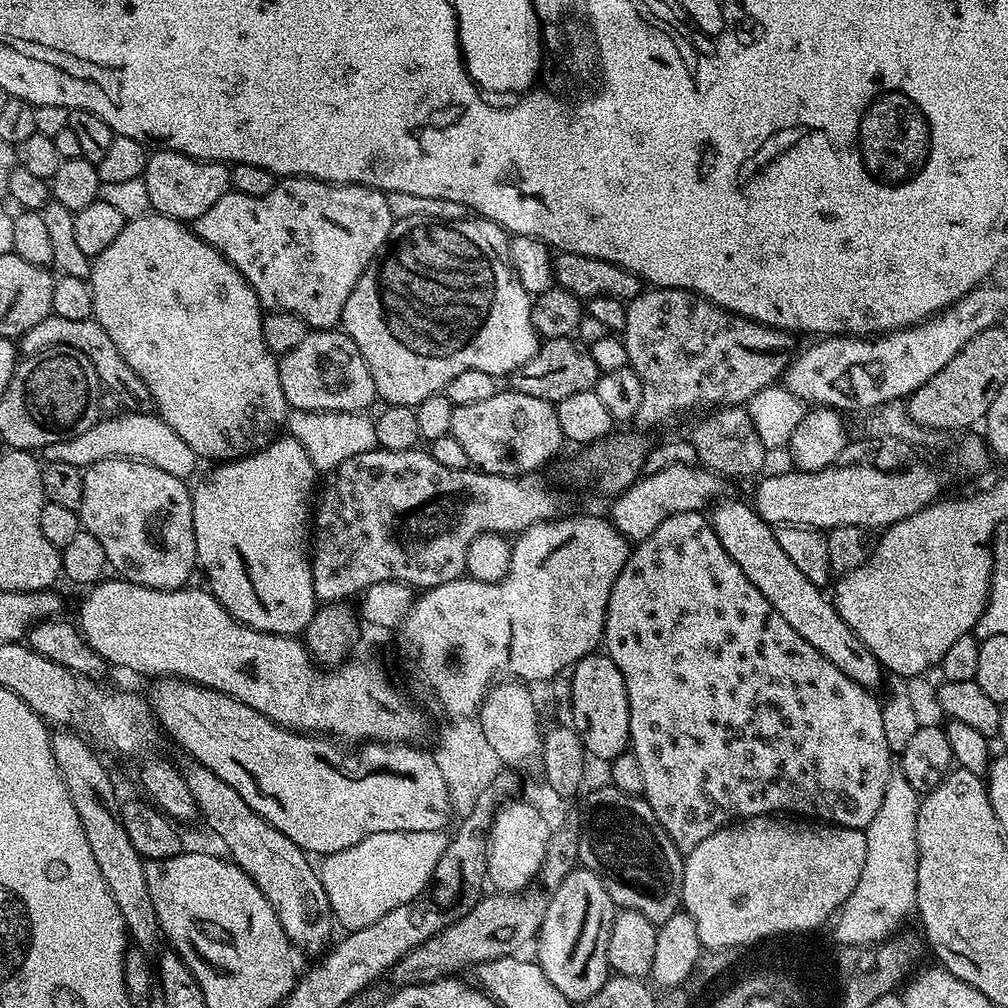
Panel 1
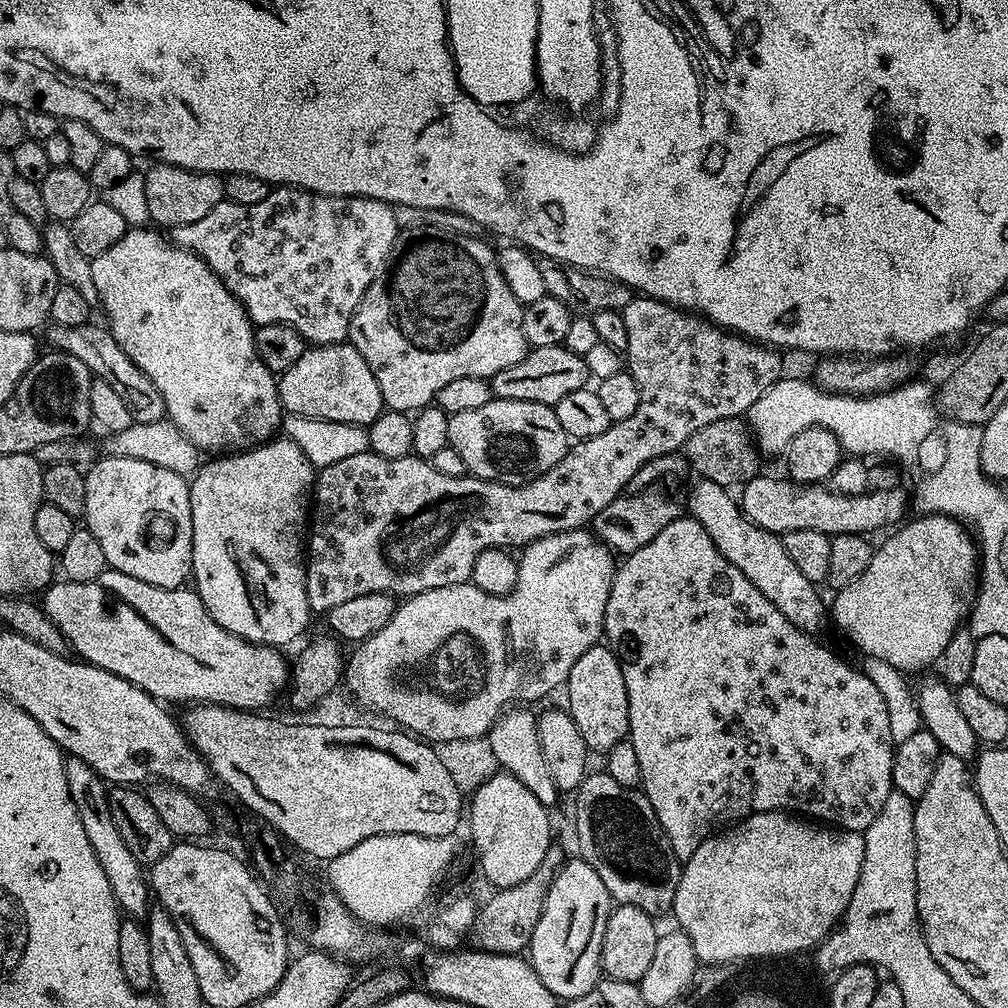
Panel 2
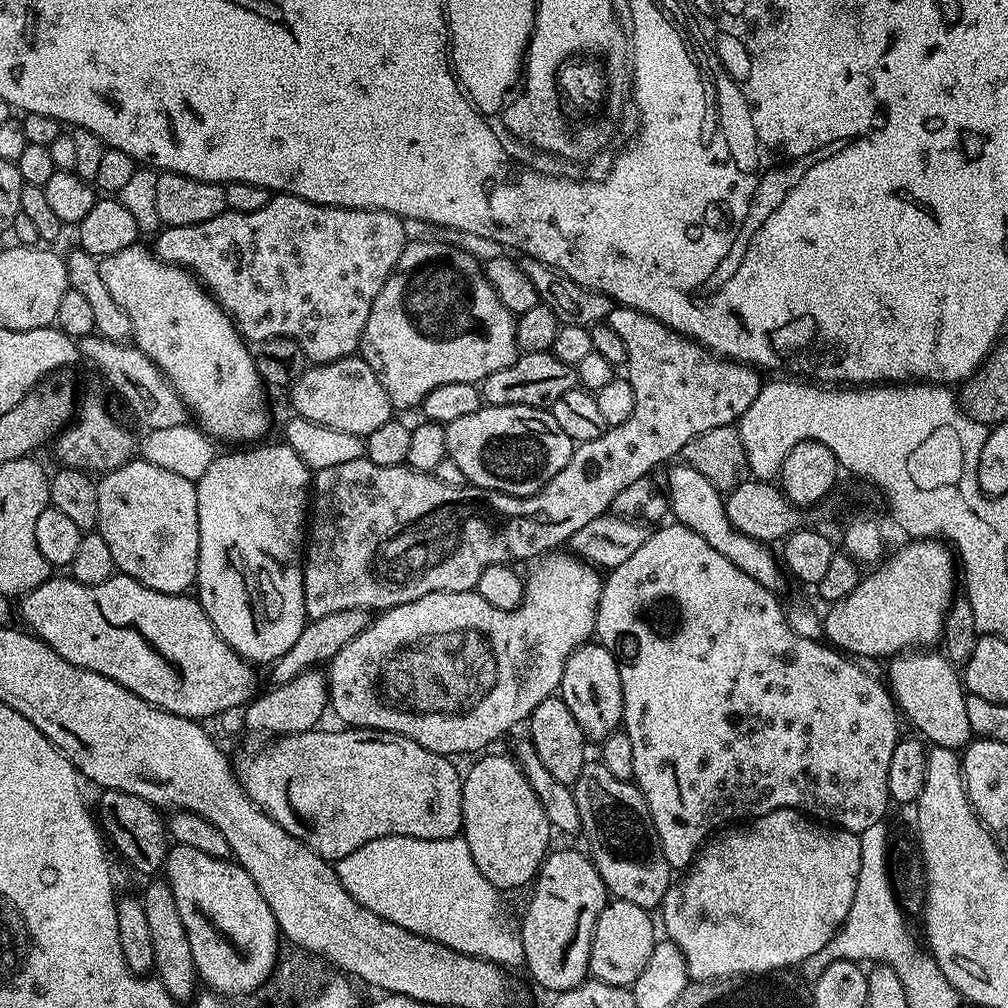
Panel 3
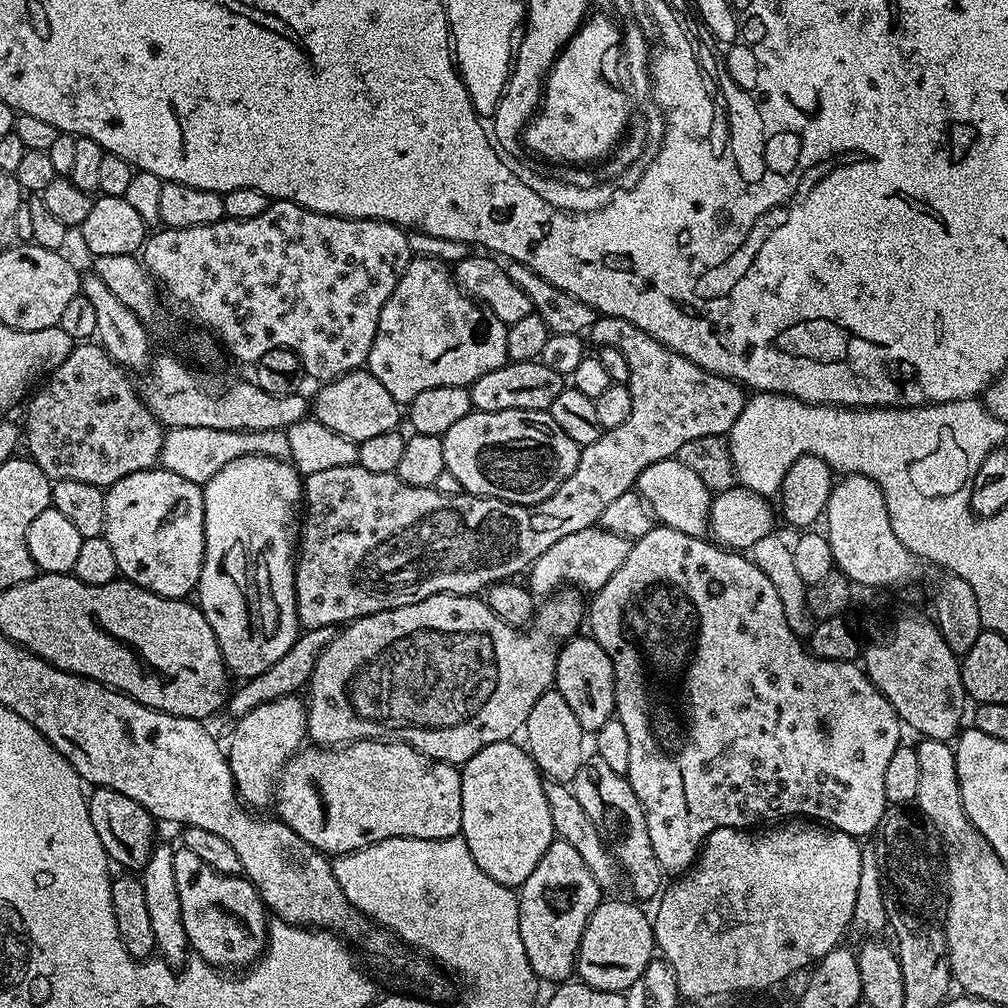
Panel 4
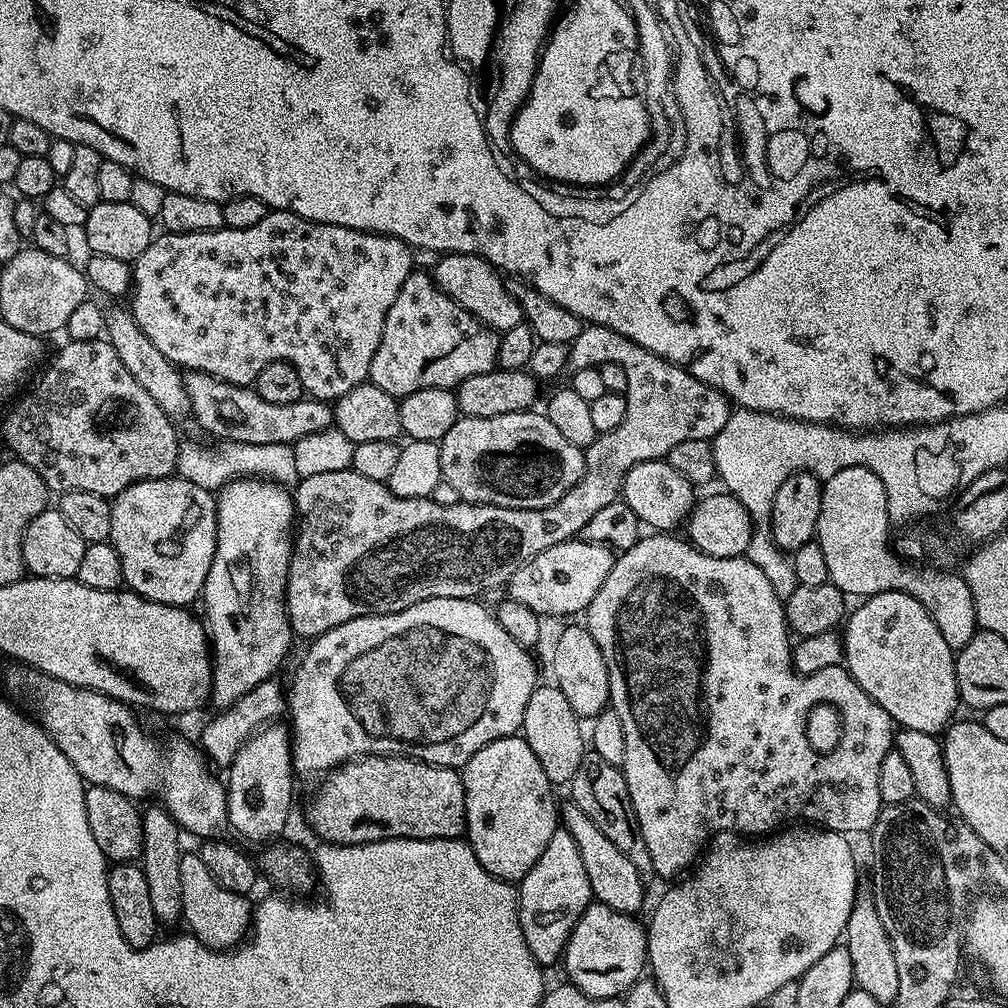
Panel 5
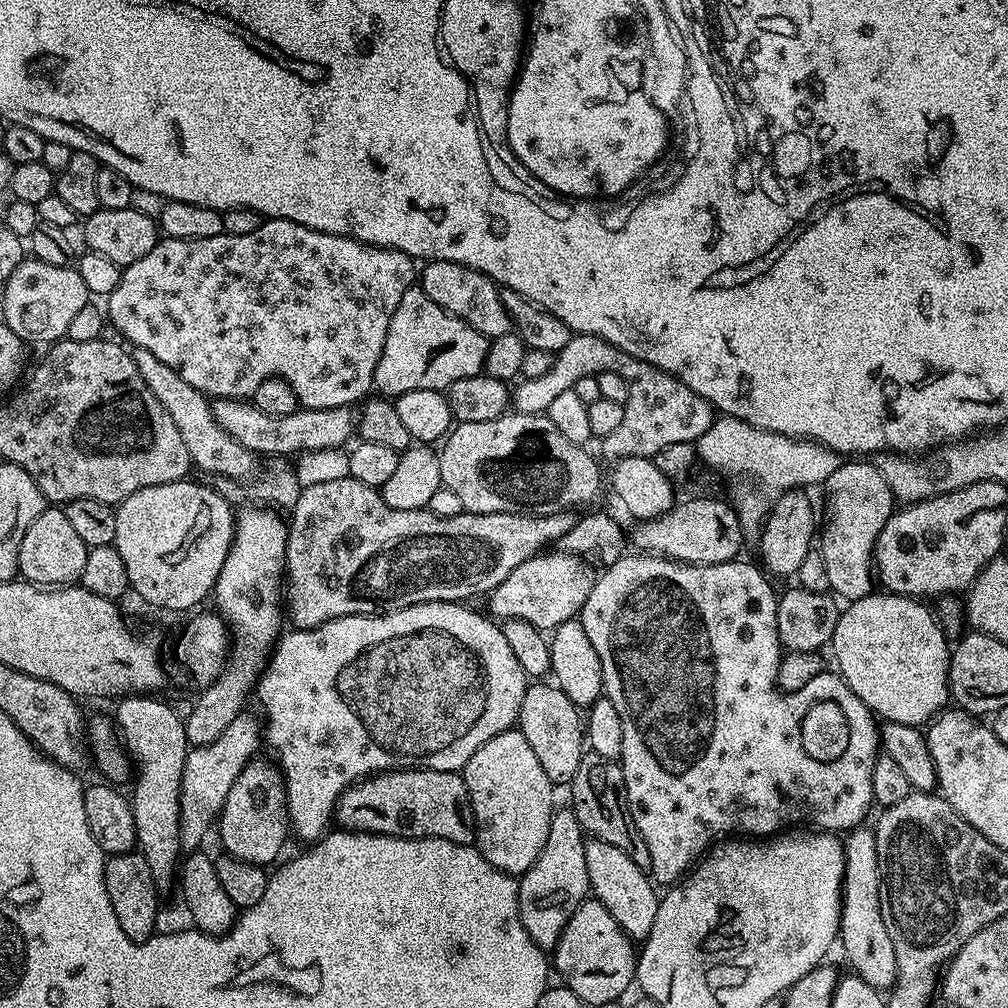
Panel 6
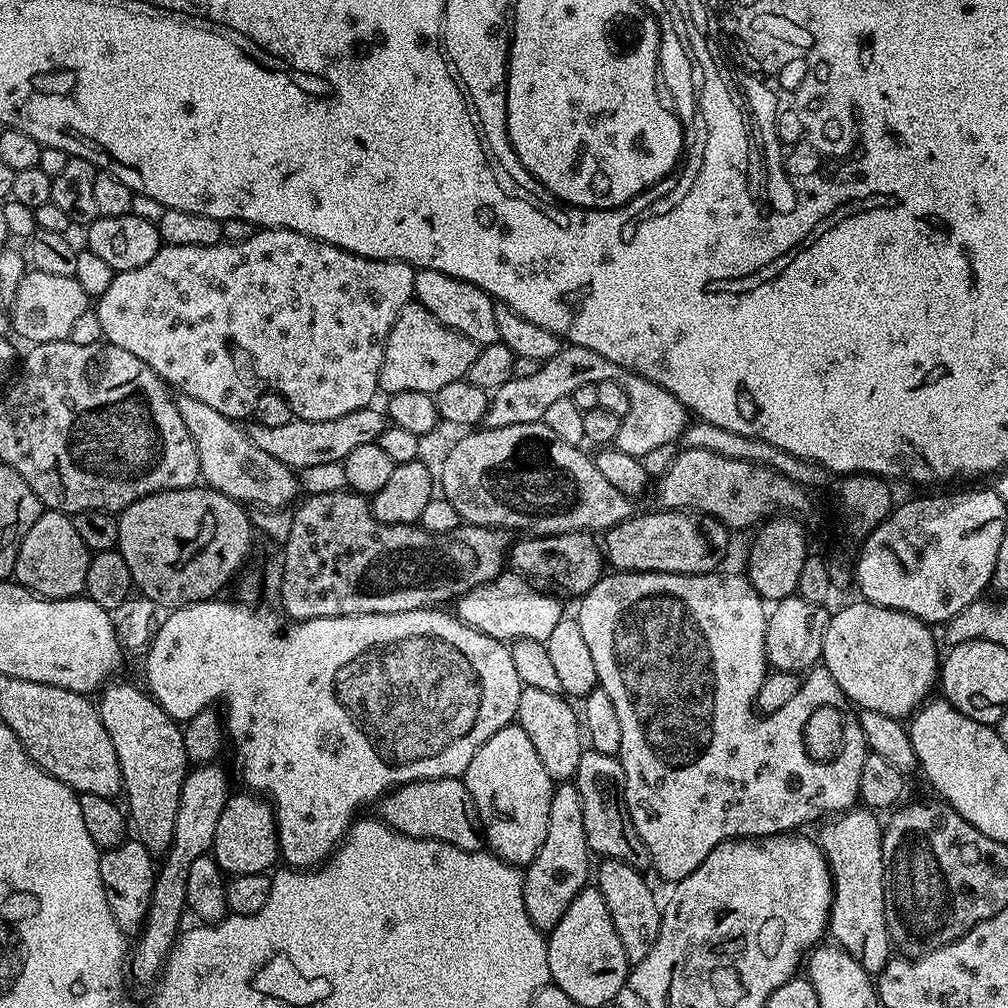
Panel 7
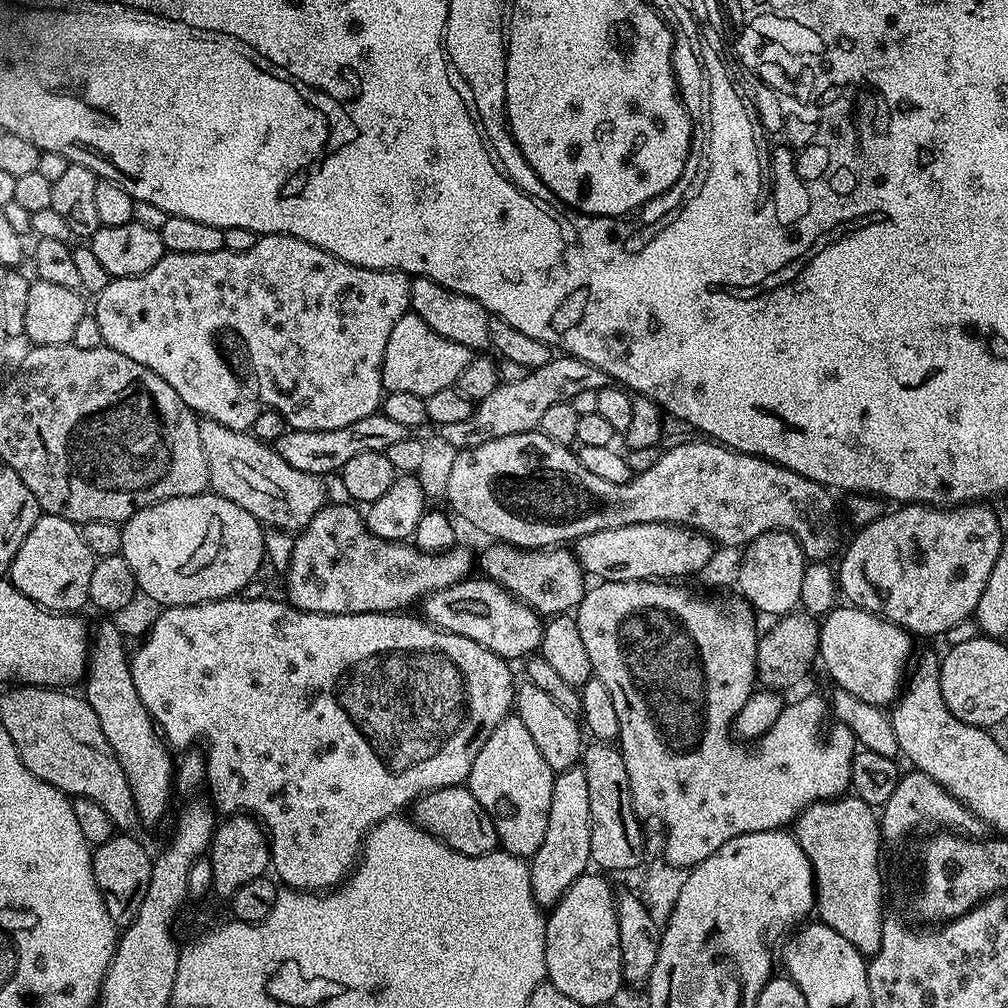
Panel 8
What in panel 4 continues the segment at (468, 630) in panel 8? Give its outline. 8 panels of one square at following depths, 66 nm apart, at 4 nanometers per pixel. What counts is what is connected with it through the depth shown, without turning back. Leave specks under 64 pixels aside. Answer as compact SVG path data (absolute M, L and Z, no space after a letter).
M599 526L566 534L566 538L558 538L558 542L554 542L554 546L550 546L550 550L546 550L546 554L539 556L531 568L527 569L526 587L536 598L547 597L557 586L571 586L595 594L602 586L606 586L606 582L610 582L614 570L618 570L618 566L626 562L629 547L630 542L624 536L607 532Z

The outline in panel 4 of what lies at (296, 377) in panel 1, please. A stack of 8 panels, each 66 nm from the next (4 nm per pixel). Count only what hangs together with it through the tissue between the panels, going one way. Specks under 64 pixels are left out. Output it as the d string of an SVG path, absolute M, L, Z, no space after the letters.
M367 370L347 372L337 380L330 380L319 385L316 392L316 401L310 404L311 415L322 426L342 434L354 441L366 438L375 438L377 434L397 431L402 424L402 408L386 391L386 386L374 378L374 374Z

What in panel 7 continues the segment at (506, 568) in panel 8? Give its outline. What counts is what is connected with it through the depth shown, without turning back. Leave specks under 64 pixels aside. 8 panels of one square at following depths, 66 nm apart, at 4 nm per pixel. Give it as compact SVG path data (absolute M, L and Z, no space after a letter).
M591 531L563 532L557 536L538 536L520 538L511 545L506 553L506 564L511 571L528 577L533 582L545 580L557 593L565 597L585 596L599 581L606 568L601 545Z

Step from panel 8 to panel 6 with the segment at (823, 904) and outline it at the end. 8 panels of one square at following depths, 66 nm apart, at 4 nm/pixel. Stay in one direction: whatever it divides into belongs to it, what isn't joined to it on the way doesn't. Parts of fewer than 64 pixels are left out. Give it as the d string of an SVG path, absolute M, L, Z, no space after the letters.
M868 826L851 829L843 841L843 846L844 886L838 940L841 945L844 943L844 956L848 959L848 964L852 967L849 969L854 975L877 990L888 990L896 983L896 959L890 934L886 934L886 922L882 922L875 831Z

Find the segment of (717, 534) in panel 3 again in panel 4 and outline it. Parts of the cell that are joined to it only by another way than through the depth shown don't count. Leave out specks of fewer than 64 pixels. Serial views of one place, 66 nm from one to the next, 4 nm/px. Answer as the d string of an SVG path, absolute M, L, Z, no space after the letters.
M677 458L654 462L654 466L646 466L646 470L642 470L642 474L636 479L635 491L640 493L640 497L647 504L649 512L663 527L682 530L682 534L690 534L691 536L707 537L709 535L708 511L712 505L714 493L707 488L698 474L684 466Z

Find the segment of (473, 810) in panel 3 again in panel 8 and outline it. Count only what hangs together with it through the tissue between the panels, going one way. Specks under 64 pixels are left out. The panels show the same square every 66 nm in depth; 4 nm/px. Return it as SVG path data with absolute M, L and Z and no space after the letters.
M507 716L490 738L482 742L482 750L478 750L474 766L470 766L466 786L478 798L478 806L488 816L493 832L498 834L499 847L511 856L531 858L538 846L542 846L542 838L546 838L554 773L546 766L546 758L542 758L538 746L534 746L534 738L520 716Z

